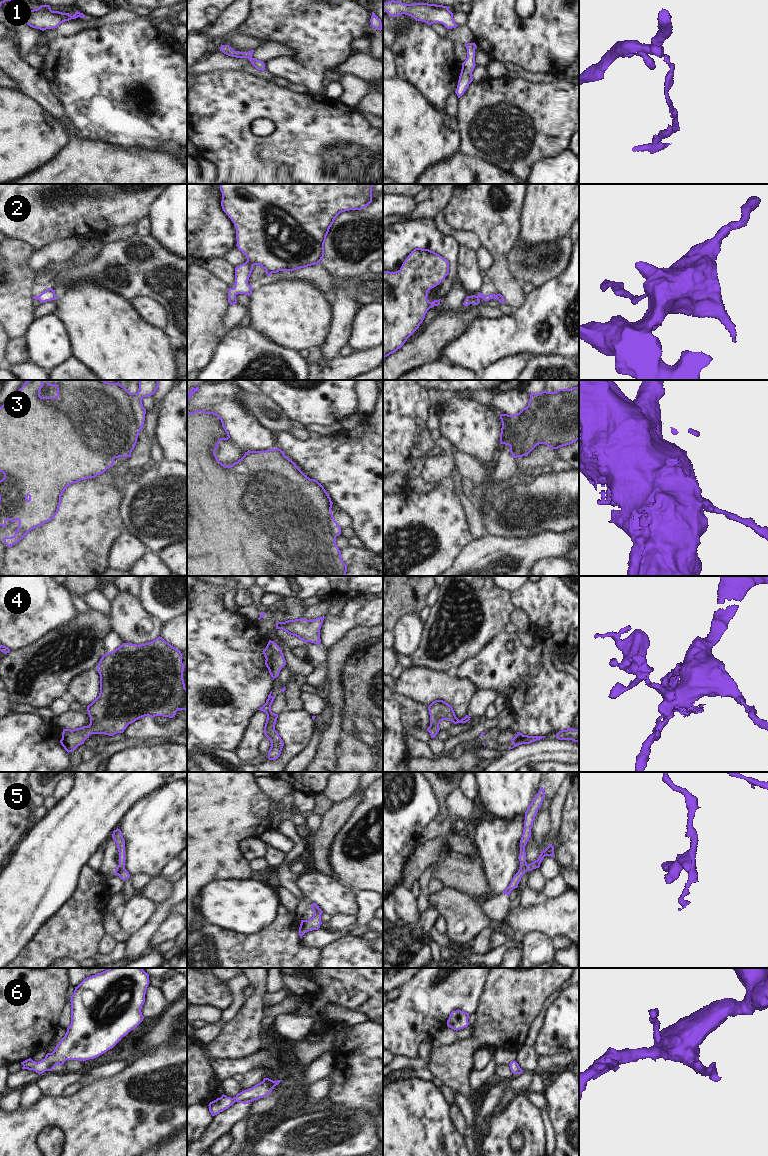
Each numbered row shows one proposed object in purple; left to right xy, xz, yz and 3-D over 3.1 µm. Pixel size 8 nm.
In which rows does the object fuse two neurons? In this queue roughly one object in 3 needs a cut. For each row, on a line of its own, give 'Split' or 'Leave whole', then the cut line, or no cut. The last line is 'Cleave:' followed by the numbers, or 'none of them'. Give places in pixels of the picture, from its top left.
1: Leave whole. No split
2: Leave whole. No split
3: Split. Split along yz (537, 394), (535, 408), (530, 414), (524, 415)
4: Leave whole. No split
5: Split. Split along xy (124, 867), (117, 874)
6: Leave whole. No split
Cleave: 3, 5.

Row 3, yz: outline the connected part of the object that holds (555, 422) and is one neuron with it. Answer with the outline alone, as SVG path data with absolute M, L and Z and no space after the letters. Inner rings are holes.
M579 387L559 389L556 392L542 391L537 394L532 416L523 414L526 409L514 415L500 414L500 444L508 445L514 458L528 455L539 444L558 449L579 439Z

